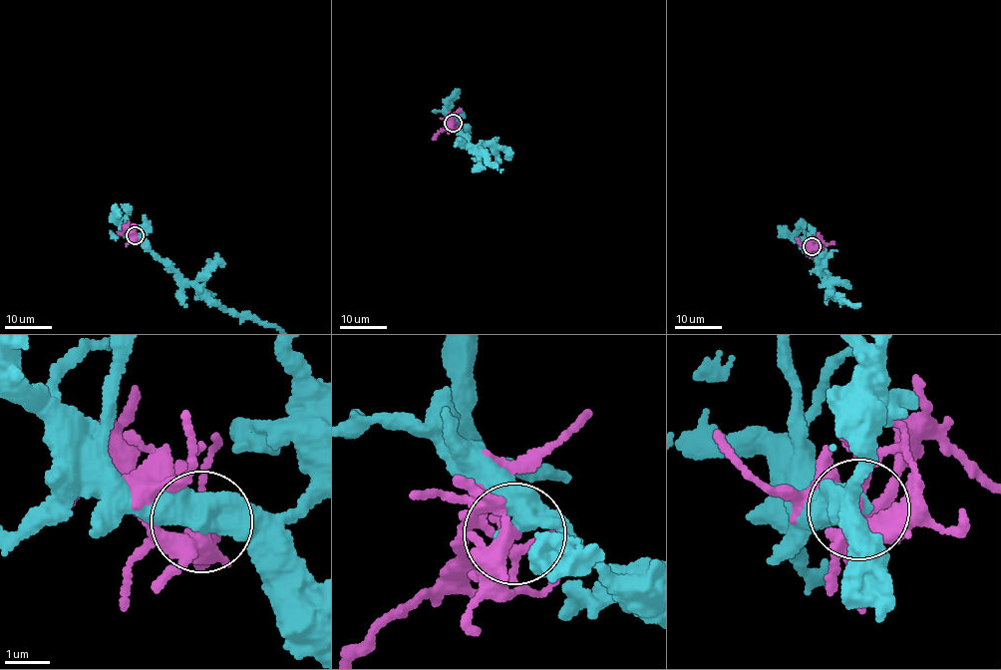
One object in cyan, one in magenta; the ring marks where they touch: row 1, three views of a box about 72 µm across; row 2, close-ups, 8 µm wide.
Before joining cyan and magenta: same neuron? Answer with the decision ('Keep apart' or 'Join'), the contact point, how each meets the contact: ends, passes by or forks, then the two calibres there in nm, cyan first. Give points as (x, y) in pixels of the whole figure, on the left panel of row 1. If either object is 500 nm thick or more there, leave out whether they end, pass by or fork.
Keep apart. Place: (135, 235). Thickness 500 nm (cyan) against 280 nm

